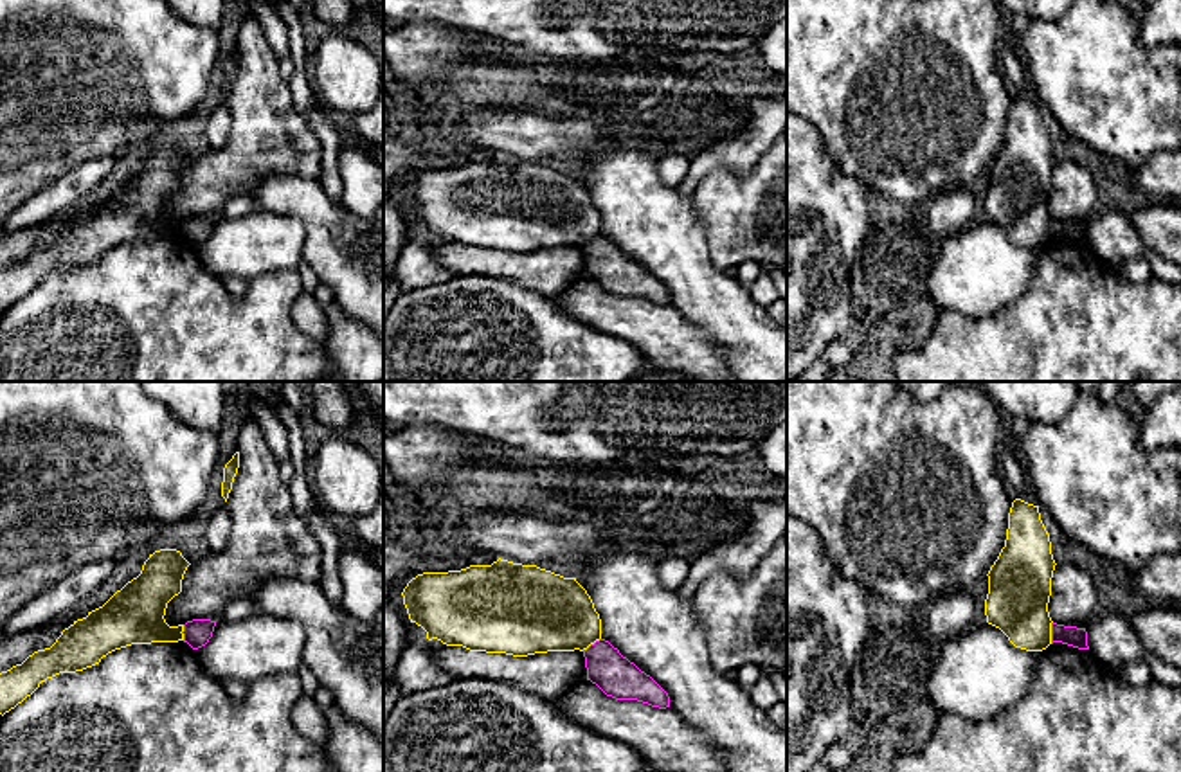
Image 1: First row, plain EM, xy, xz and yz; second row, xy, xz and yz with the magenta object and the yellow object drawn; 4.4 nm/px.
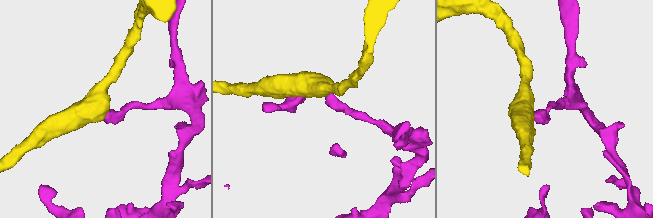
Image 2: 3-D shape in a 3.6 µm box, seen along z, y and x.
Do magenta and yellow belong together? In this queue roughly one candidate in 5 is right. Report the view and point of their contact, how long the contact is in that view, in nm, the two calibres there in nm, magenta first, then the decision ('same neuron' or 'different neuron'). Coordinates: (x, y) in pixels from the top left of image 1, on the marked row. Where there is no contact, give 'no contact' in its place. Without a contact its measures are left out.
meets magenta in yz at (1052, 632); contact 100 nm long; 90 nm thick on the magenta side, 280 nm on the other; different neuron

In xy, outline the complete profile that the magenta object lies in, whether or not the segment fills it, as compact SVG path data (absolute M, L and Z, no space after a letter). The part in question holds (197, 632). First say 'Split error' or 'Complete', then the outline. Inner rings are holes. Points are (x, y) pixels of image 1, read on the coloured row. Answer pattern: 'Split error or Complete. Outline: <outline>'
Complete. Outline: M193 619L184 624L184 642L193 650L198 650L209 642L212 637L216 621L211 619Z

